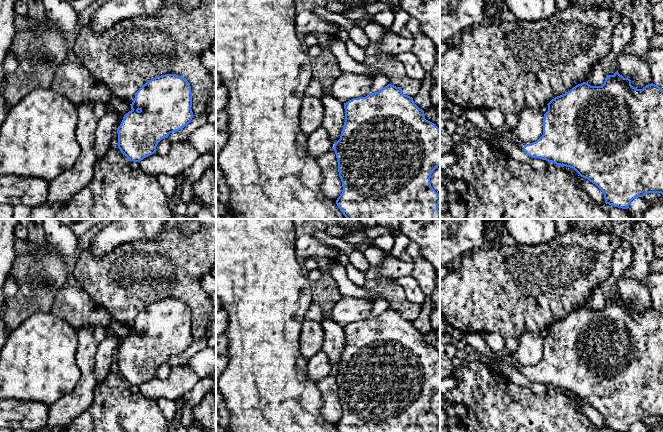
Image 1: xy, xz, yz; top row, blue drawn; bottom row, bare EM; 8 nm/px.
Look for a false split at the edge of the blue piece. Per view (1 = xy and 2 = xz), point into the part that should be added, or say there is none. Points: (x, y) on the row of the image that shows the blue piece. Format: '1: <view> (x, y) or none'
1: none
2: none

